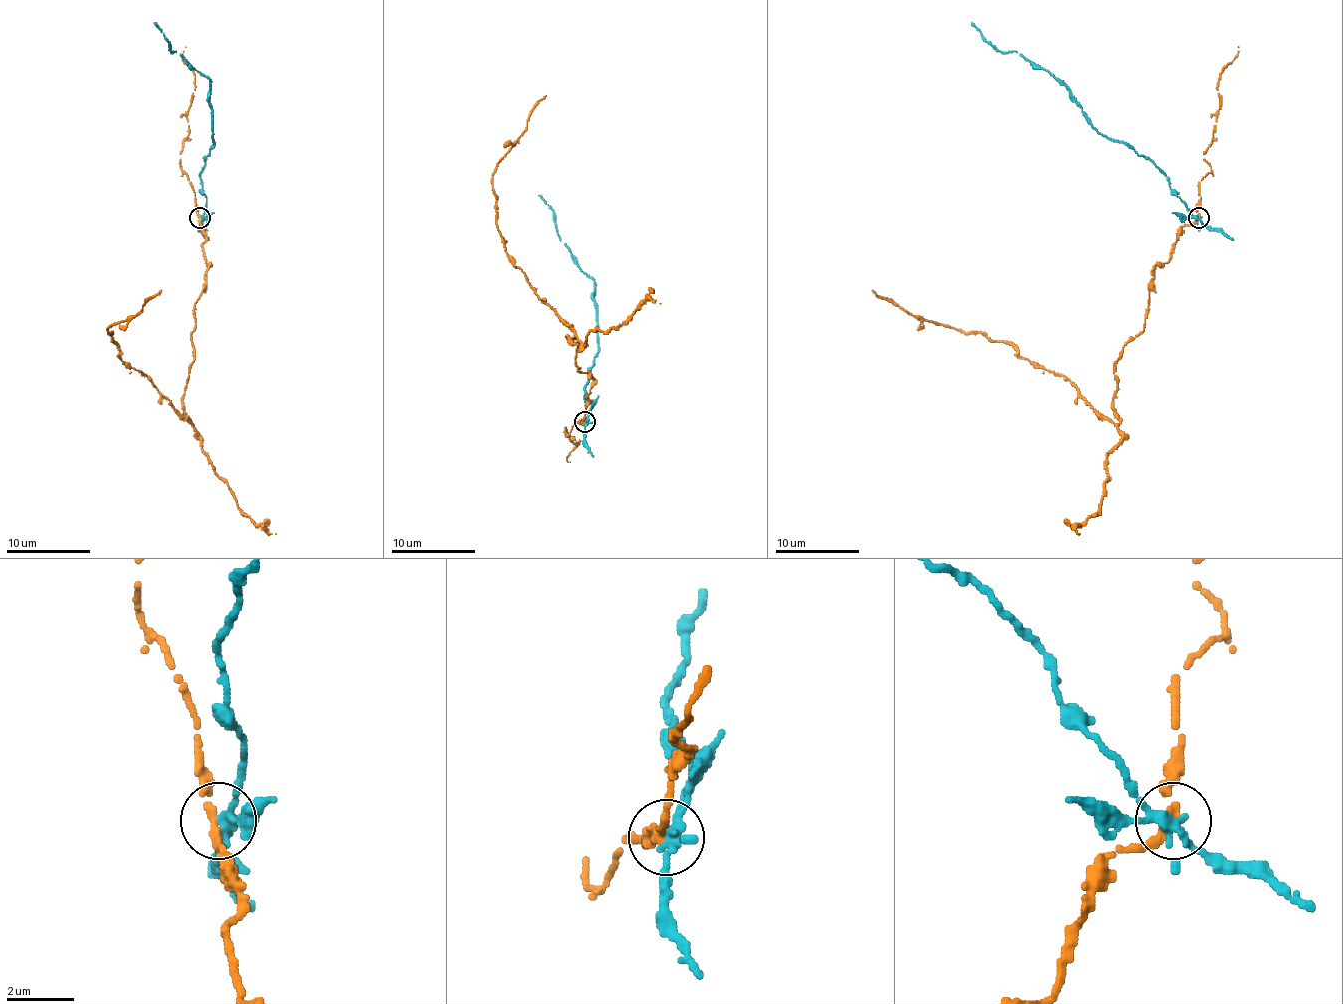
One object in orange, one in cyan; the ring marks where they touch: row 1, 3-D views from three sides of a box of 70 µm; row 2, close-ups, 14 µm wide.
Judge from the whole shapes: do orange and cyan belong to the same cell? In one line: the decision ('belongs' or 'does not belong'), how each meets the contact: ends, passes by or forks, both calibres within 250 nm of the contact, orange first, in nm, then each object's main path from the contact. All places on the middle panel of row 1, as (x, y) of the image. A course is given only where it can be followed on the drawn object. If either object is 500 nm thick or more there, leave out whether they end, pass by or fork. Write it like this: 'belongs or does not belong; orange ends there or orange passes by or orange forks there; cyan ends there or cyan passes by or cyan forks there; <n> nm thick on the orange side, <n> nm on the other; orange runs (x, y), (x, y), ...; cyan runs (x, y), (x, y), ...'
does not belong; orange passes by; cyan forks there; 240 nm thick on the orange side, 280 nm on the other; orange runs (583, 421), (591, 377), (566, 337), (577, 335), (497, 228), (495, 167), (545, 96); cyan runs (585, 421), (591, 409), (585, 392), (598, 350), (593, 281), (560, 241), (553, 211), (539, 195)

